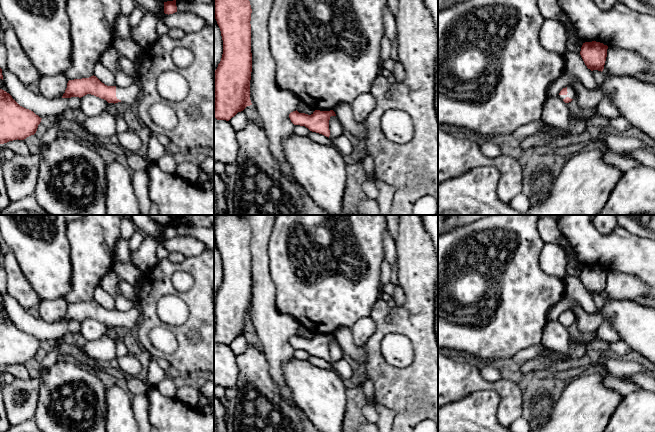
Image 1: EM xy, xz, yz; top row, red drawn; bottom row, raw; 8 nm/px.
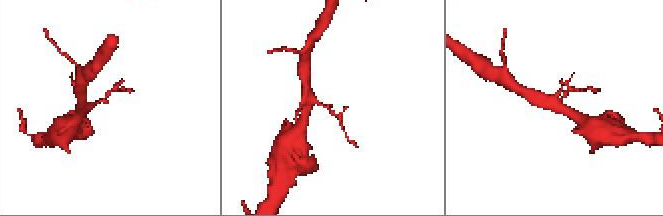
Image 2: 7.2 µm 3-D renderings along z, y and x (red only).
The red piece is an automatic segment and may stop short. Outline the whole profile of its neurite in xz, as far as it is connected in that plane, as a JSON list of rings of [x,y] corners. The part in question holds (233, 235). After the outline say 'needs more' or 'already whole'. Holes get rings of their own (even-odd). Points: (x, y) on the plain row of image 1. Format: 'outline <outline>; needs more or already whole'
outline [[[214,215],[223,278],[215,294],[214,342],[229,345],[252,329],[251,229],[248,215]]]; already whole

